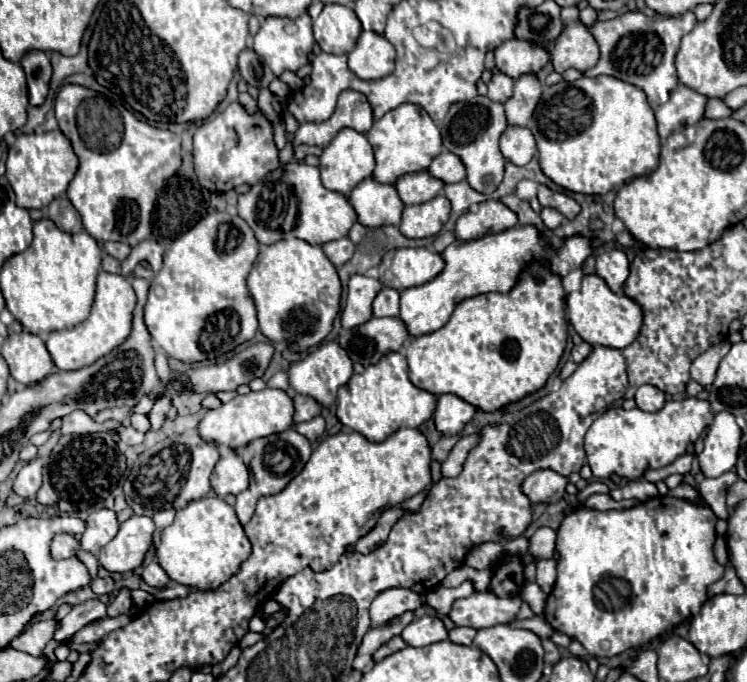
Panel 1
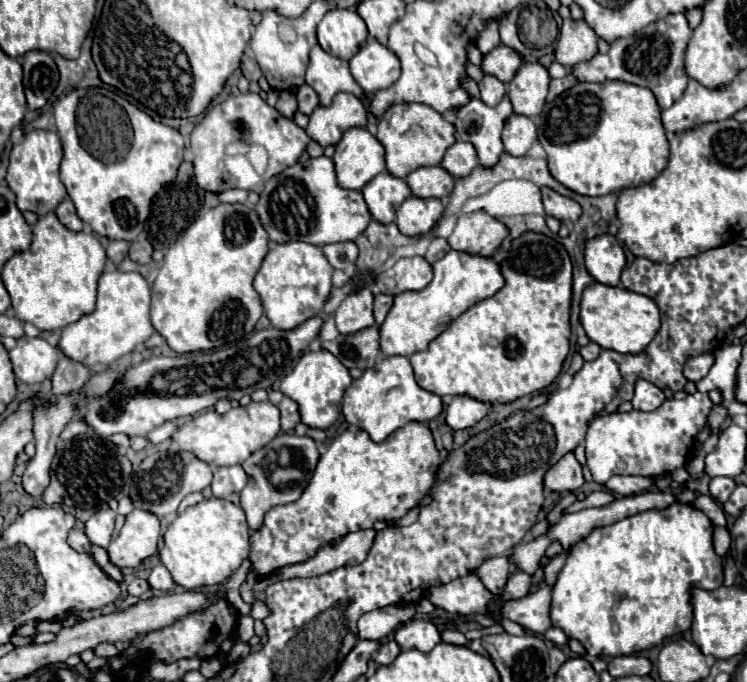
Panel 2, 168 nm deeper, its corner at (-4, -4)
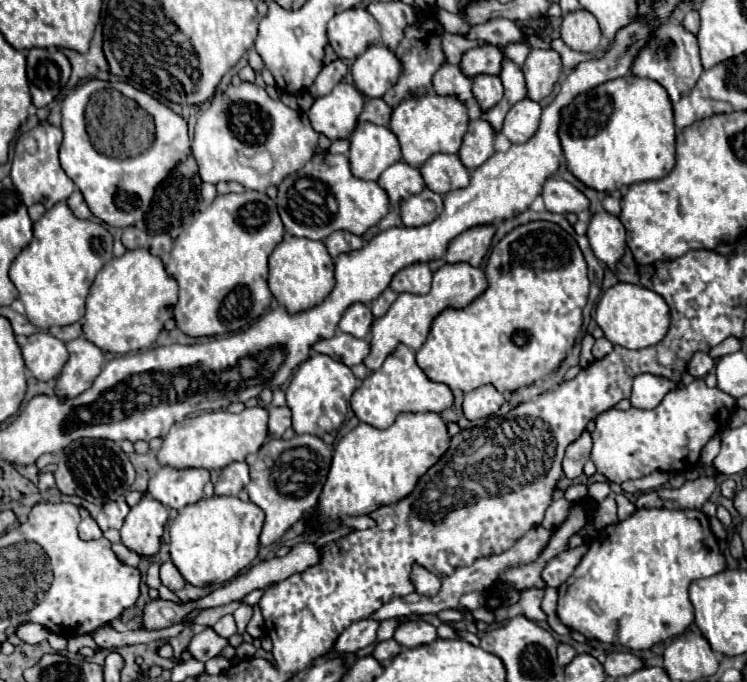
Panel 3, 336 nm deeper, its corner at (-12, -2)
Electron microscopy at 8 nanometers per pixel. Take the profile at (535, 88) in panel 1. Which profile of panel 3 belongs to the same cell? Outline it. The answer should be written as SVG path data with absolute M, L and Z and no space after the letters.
M532 48L526 62L522 64L522 72L526 76L528 98L538 102L540 98L548 96L554 84L560 80L560 74L562 74L560 54L552 48L548 50Z

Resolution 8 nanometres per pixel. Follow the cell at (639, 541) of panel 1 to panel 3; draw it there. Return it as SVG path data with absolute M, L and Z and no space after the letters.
M640 508L636 510L630 518L618 522L618 524L612 524L608 528L604 528L588 546L588 552L584 554L584 558L580 560L580 564L576 566L576 570L572 572L572 576L558 588L558 618L562 620L564 626L568 626L570 630L576 630L588 638L596 638L598 642L604 642L604 644L618 644L618 646L624 646L628 650L646 650L646 648L652 648L654 644L658 642L664 642L666 638L672 638L672 636L678 636L682 634L692 622L694 622L694 608L692 608L692 602L688 598L688 586L690 582L694 582L696 578L706 578L706 576L712 576L716 572L722 572L726 566L724 566L724 556L718 548L718 542L710 530L710 524L708 524L708 516L700 510L666 510L666 508Z

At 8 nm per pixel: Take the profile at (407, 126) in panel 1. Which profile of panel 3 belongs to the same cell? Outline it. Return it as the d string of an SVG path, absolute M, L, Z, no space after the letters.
M426 94L422 98L410 98L398 104L392 112L390 128L396 132L402 146L402 160L412 166L422 166L432 154L456 154L468 128L468 110L458 96Z

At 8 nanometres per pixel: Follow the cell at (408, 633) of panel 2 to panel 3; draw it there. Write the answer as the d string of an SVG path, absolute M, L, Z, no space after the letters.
M424 620L402 622L394 632L394 640L400 646L416 648L416 646L422 646L422 644L428 644L428 642L436 640L436 628L428 622L424 622Z

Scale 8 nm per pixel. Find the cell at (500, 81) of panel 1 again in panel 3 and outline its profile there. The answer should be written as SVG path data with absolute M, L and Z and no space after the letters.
M476 76L472 80L472 96L474 96L474 104L486 112L492 106L496 106L500 102L504 88L500 84L498 76Z

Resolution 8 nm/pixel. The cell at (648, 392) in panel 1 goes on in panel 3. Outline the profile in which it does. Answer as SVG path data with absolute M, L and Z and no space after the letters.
M640 374L634 378L630 402L634 408L650 410L650 408L656 408L662 402L662 398L674 388L676 388L676 382L668 378L660 378L654 374Z

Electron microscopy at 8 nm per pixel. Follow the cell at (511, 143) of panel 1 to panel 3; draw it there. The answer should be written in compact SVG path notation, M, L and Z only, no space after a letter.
M524 98L520 102L516 102L506 118L504 118L504 126L502 126L502 134L514 142L514 144L522 144L524 140L530 140L538 128L538 122L540 122L540 104L530 100L530 98Z

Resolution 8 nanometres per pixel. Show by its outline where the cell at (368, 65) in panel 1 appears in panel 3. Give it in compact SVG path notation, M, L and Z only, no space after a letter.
M382 44L370 46L352 64L354 86L362 96L382 98L390 90L402 72L402 64L396 54Z

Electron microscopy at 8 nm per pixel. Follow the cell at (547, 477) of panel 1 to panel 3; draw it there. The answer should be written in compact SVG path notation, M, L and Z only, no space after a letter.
M584 430L582 436L566 448L562 468L568 478L576 478L582 474L582 468L584 468L586 460L590 458L590 450L592 450L592 436L588 430Z

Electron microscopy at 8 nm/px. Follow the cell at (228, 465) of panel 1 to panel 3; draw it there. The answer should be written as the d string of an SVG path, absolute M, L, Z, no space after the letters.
M232 462L222 468L220 478L214 486L216 496L236 496L244 486L248 486L248 464L246 462Z

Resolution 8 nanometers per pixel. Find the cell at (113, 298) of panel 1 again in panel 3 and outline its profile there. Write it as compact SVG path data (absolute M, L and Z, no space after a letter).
M148 246L126 250L120 258L112 258L110 262L106 262L90 286L90 294L86 300L86 316L82 322L84 336L88 336L88 340L92 340L92 344L102 348L104 352L114 354L150 348L158 338L160 330L164 328L164 322L172 316L170 308L176 304L176 298L178 298L176 280L166 272L164 262L158 256L154 256Z

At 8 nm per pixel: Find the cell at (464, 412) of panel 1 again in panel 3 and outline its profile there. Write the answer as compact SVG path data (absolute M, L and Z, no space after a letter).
M480 386L472 392L468 392L464 396L464 416L468 420L478 420L478 418L486 418L490 414L496 414L500 410L500 406L504 404L504 396L492 386Z

